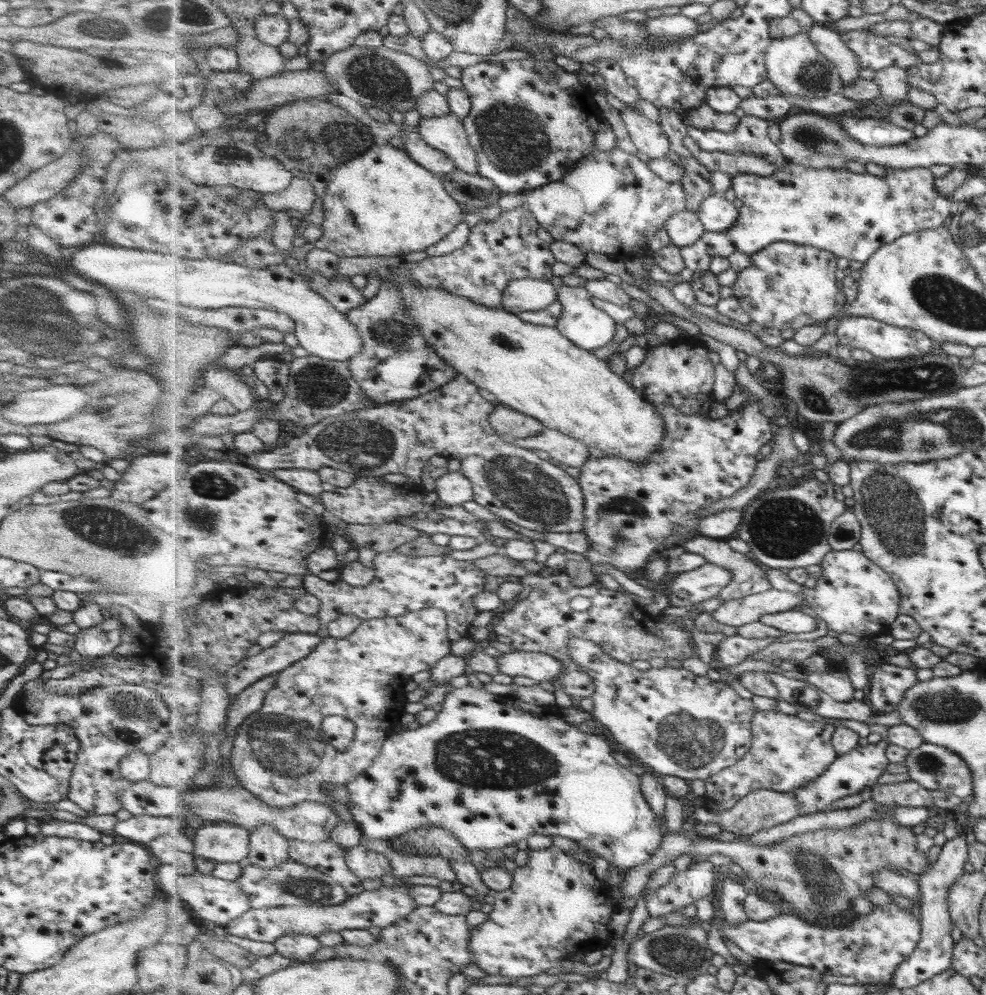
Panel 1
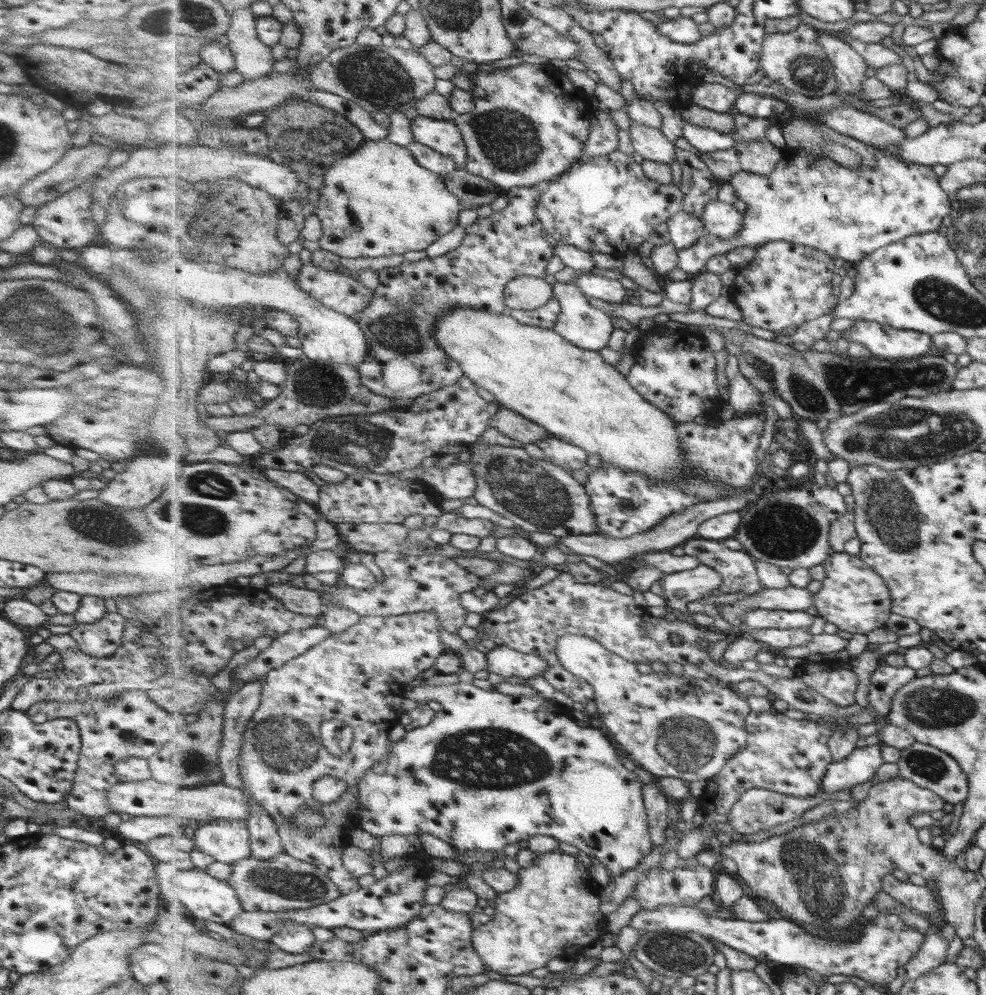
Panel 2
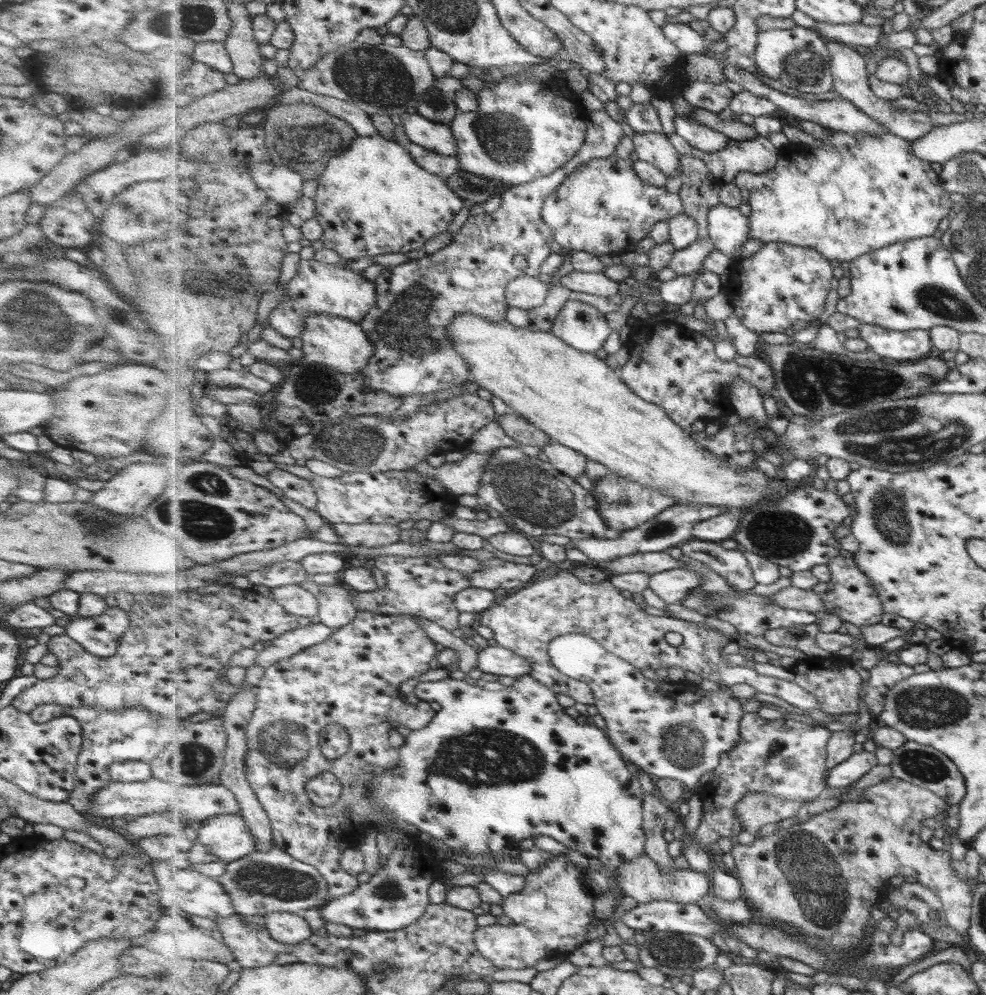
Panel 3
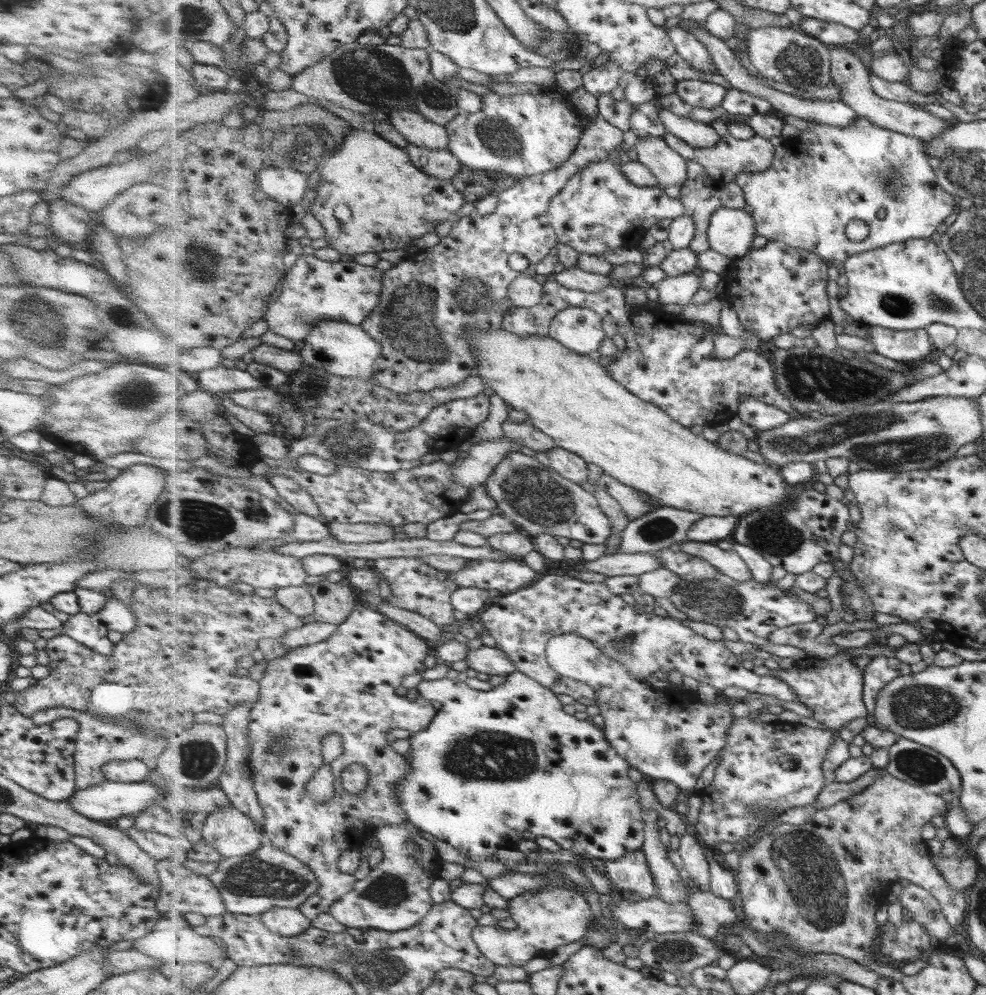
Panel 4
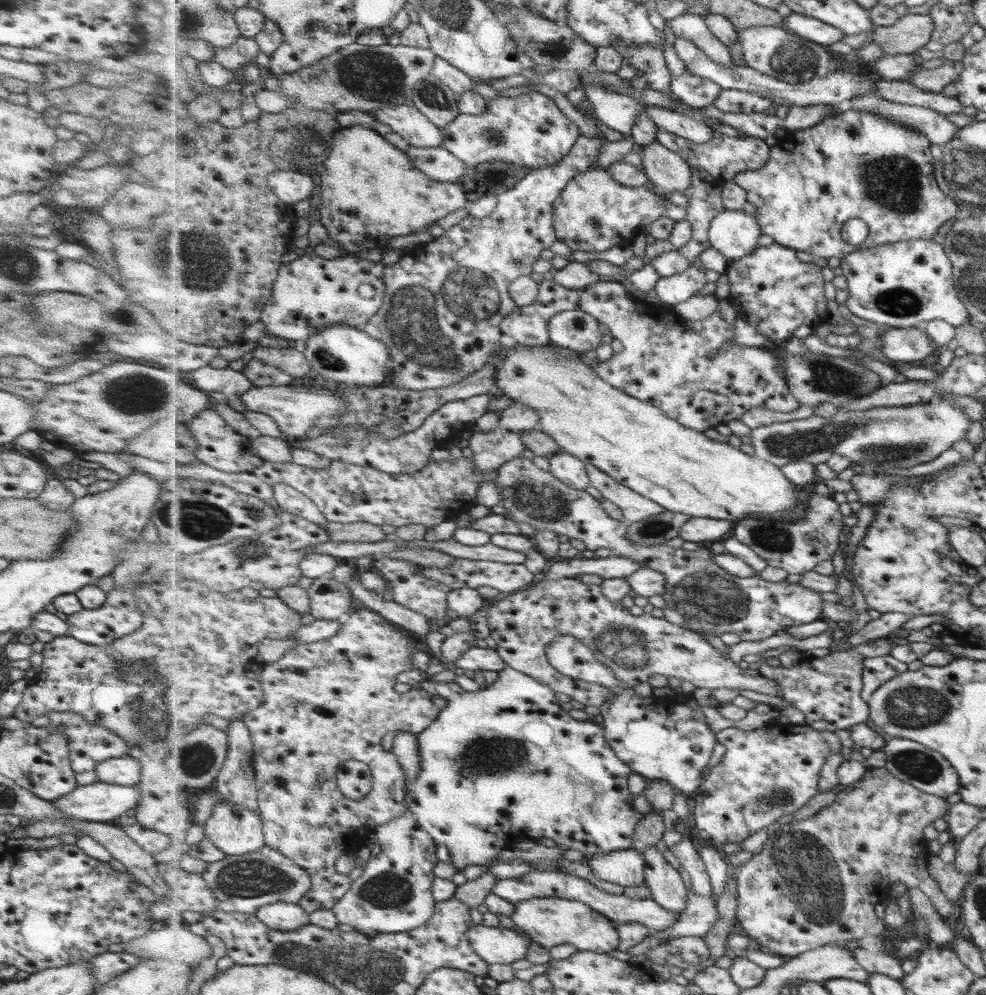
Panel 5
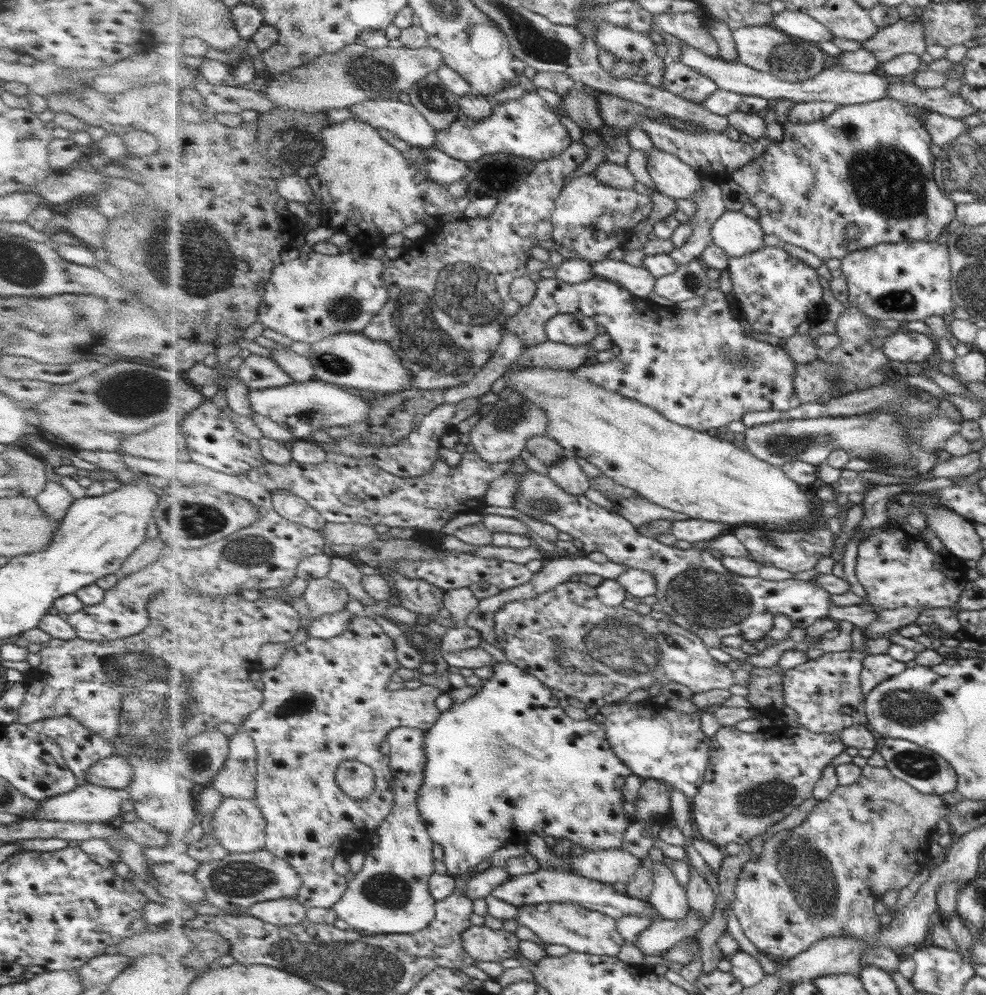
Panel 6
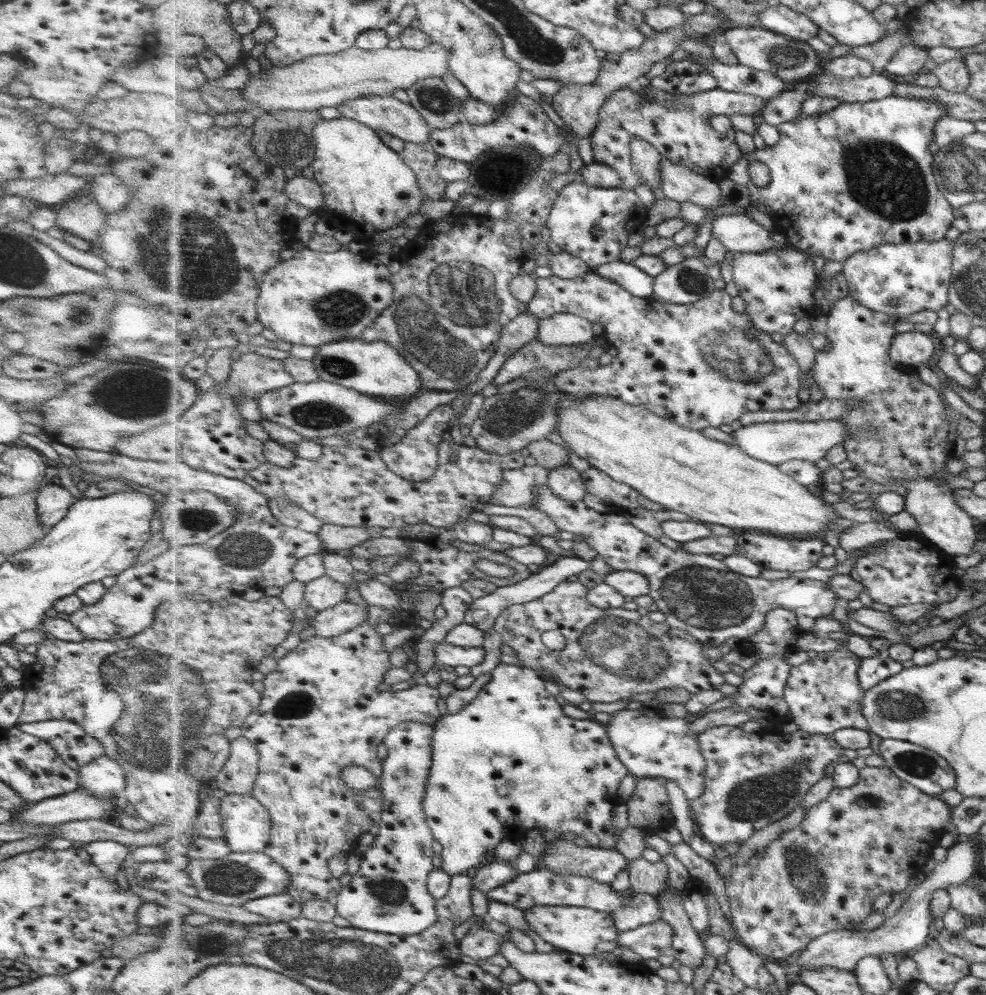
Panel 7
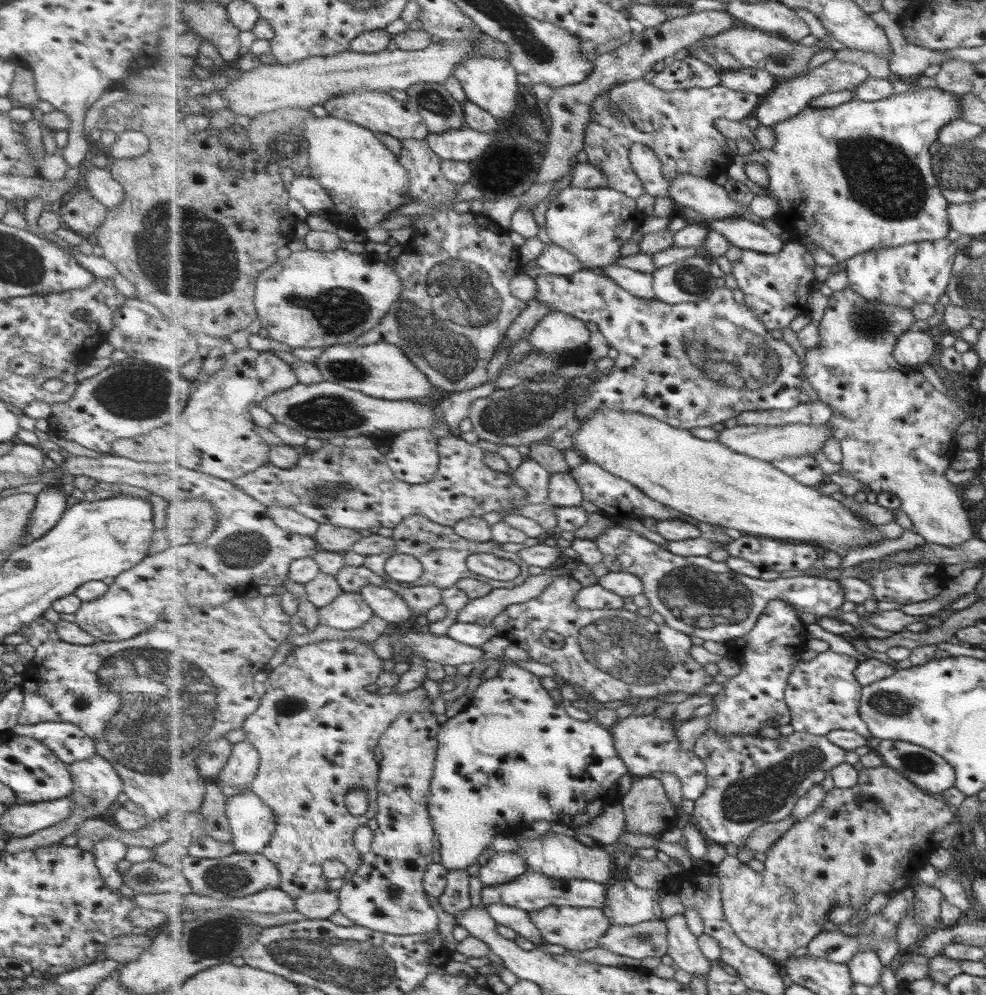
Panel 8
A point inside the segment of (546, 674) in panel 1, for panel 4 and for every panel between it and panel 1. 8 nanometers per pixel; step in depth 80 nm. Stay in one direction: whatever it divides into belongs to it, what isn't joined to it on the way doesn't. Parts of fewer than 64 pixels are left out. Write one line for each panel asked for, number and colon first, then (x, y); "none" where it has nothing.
2: (503, 660)
3: (498, 660)
4: (490, 660)

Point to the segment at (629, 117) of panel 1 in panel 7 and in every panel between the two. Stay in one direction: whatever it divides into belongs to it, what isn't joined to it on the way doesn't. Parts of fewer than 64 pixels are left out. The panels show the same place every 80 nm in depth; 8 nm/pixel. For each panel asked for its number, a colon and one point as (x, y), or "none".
2: (651, 143)
3: (656, 148)
4: (654, 152)
5: (670, 172)
6: (672, 176)
7: (679, 182)

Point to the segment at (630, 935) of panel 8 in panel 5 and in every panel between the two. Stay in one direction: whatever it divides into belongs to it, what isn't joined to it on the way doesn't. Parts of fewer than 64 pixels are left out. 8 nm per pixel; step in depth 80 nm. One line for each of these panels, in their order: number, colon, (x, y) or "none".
5: (701, 914)
6: (663, 934)
7: (653, 940)

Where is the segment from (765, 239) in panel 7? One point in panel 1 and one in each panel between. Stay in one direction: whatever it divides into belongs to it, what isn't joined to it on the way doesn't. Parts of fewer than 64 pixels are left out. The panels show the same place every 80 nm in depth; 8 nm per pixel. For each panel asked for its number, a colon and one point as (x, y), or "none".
1: (718, 214)
2: (720, 218)
3: (730, 230)
4: (731, 232)
5: (735, 233)
6: (737, 234)

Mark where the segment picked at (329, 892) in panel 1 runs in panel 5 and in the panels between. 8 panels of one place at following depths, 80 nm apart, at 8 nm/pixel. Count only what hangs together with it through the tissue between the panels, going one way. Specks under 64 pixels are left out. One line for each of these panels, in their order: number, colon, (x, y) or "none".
2: (283, 883)
3: (266, 881)
4: (270, 877)
5: (241, 884)

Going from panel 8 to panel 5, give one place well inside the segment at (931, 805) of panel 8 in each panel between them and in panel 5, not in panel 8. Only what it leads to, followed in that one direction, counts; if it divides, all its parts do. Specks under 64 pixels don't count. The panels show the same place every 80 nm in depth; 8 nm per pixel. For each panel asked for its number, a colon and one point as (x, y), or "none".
5: (818, 881)
6: (822, 878)
7: (824, 875)

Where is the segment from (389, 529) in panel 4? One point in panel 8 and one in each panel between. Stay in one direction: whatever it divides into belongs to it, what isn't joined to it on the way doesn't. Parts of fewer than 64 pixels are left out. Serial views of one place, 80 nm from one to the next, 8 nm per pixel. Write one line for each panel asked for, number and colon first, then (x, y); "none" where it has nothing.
5: (361, 531)
6: (359, 534)
7: (335, 537)
8: (332, 538)

